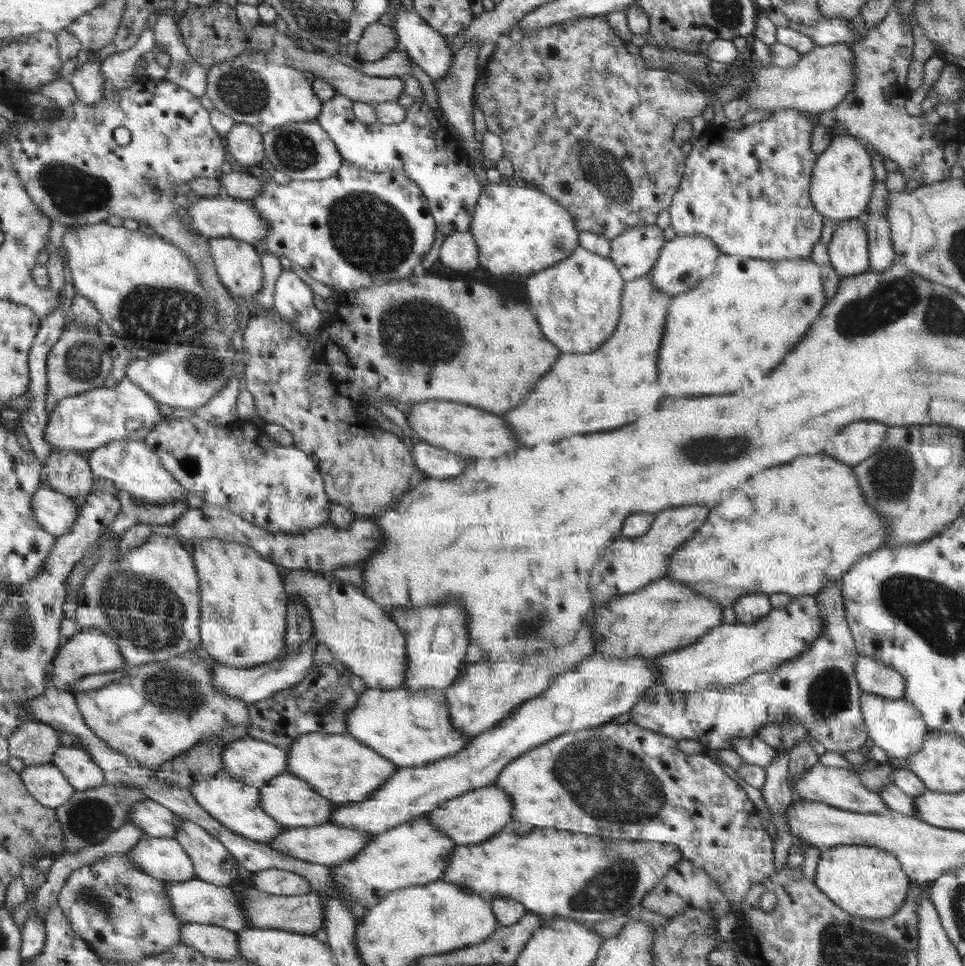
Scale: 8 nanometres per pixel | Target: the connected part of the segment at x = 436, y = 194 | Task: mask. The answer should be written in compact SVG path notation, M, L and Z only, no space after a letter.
M339 93L336 98L324 104L317 121L336 143L337 149L341 150L346 160L364 170L398 171L417 182L429 201L433 217L437 219L438 230L444 236L466 232L472 228L473 214L485 185L480 184L470 168L466 168L464 150L454 138L450 144L448 130L440 126L440 122L434 118L425 102L408 106L404 109L404 120L391 125L378 120L367 125L360 122L356 116L352 116L352 100Z

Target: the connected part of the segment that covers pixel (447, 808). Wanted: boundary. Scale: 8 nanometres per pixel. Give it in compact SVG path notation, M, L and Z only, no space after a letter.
M492 784L446 801L424 816L433 822L437 830L452 838L456 846L477 845L496 836L513 820L513 802L513 798L503 788Z

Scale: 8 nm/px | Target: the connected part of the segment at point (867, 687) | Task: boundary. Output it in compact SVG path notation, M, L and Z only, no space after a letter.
M862 653L857 654L856 677L863 692L891 699L902 699L904 696L904 677L892 667Z

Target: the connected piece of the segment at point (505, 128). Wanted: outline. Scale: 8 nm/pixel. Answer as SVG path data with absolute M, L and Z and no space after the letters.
M595 14L592 17L582 15L573 19L538 32L525 34L523 41L514 42L510 38L502 38L479 72L474 89L473 107L482 110L487 130L499 135L503 156L512 163L517 179L525 181L526 185L537 186L546 194L550 194L554 202L566 206L566 210L570 210L569 214L574 214L573 222L578 222L578 230L585 230L612 240L637 226L654 225L658 213L668 210L673 202L674 193L678 190L687 159L673 141L673 133L682 121L691 121L695 116L702 115L710 104L714 104L714 94L698 90L698 86L692 80L688 80L688 76L682 76L682 72L674 74L668 72L668 68L646 66L638 51L628 54L627 44L612 31L607 15Z

